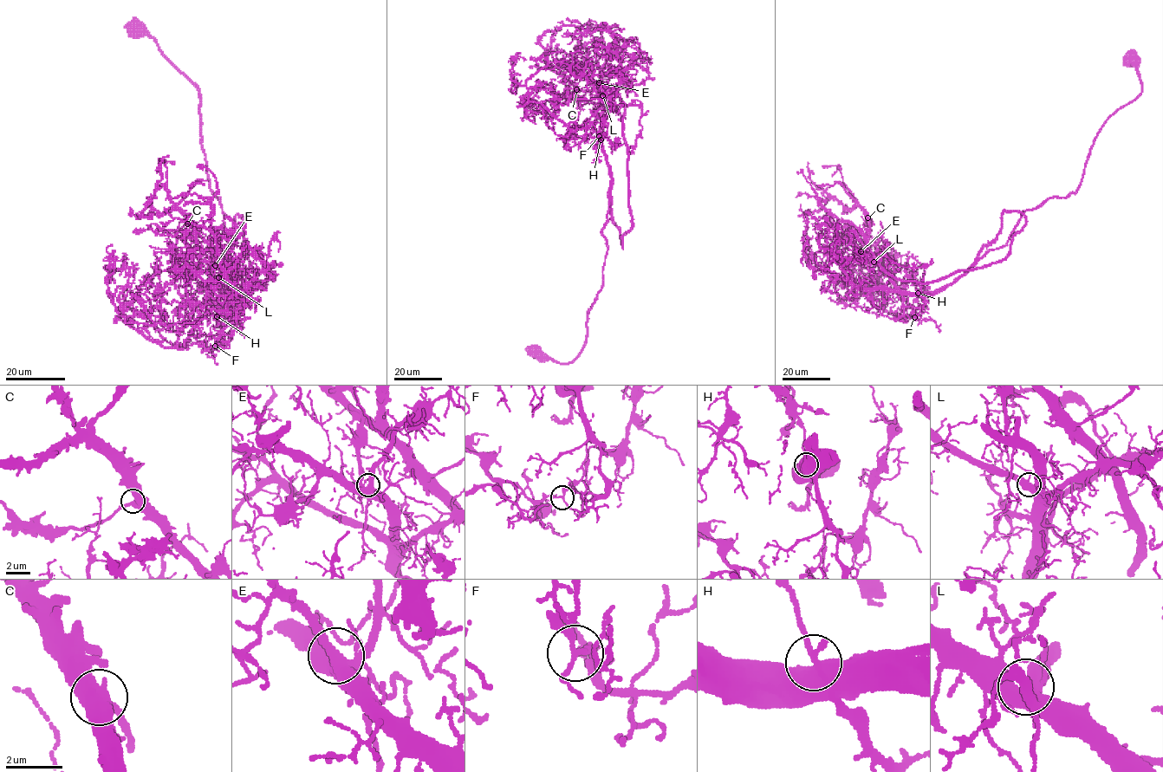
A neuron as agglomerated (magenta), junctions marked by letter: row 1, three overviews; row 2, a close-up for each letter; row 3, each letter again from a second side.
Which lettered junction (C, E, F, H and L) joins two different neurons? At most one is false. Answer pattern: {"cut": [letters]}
{"cut": ["F"]}

